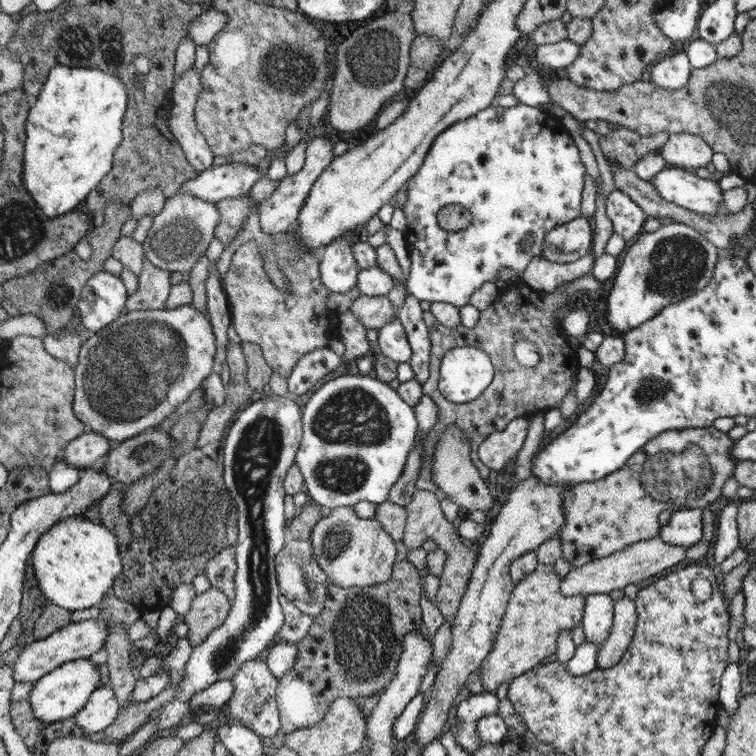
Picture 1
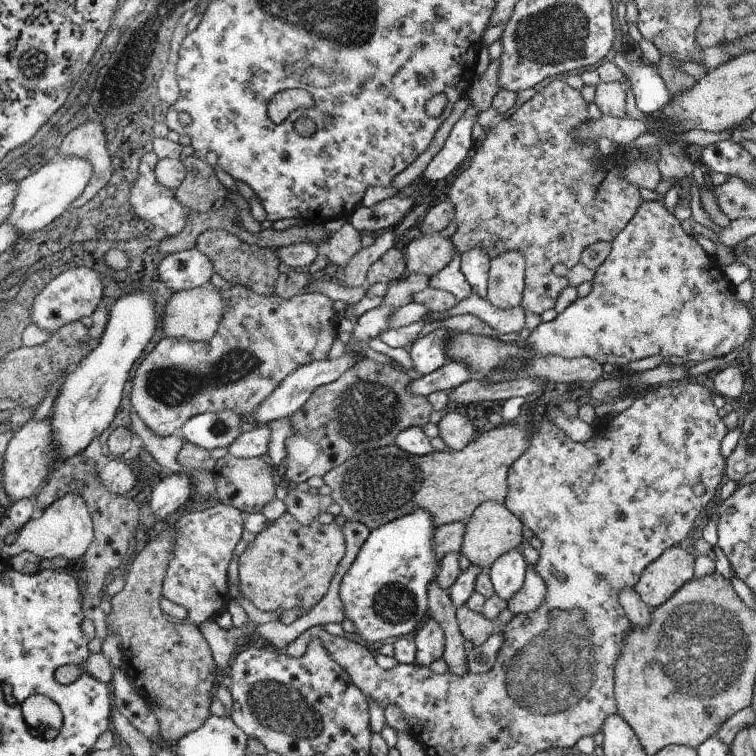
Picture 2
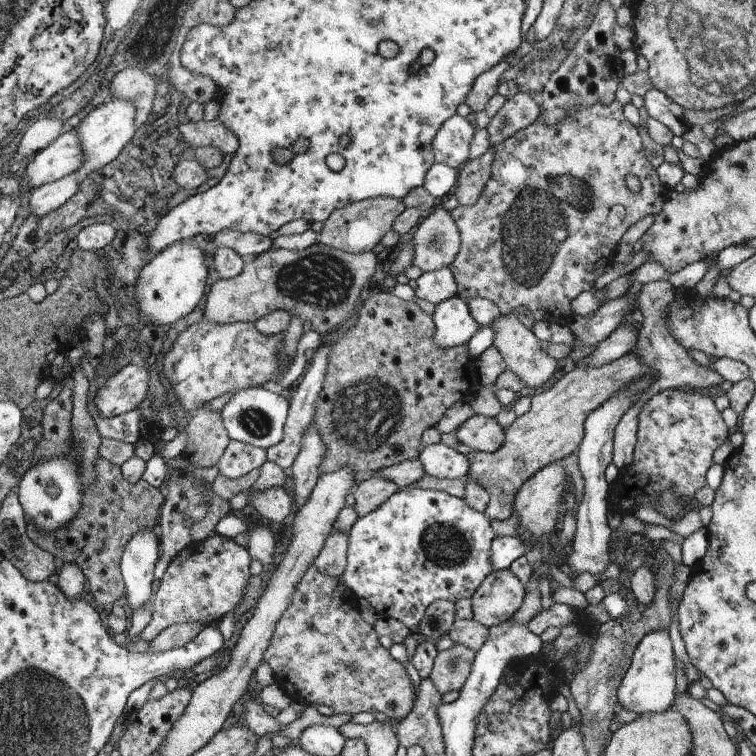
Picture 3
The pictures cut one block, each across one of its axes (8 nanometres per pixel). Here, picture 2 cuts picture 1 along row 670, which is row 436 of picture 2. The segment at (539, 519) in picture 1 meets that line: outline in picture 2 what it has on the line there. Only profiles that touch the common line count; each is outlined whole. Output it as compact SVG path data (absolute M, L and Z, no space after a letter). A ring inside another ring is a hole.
M451 412L451 414L445 414L439 422L437 422L437 428L439 428L439 438L443 440L445 448L453 450L453 452L459 452L463 450L469 440L475 440L475 430L473 426L469 424L467 418L459 416L457 412Z

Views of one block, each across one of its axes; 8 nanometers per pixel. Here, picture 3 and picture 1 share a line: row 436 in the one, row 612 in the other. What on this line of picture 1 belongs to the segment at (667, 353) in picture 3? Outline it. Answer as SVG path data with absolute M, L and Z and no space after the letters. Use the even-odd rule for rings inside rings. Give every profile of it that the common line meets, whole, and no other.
M625 596L621 600L615 600L613 602L613 626L597 654L597 668L607 670L623 658L623 652L627 650L635 634L635 626L637 626L635 602Z

